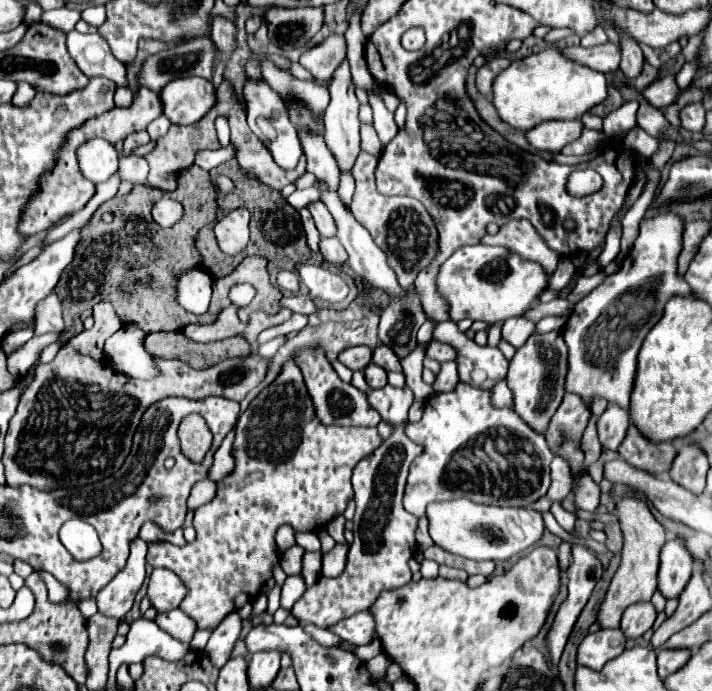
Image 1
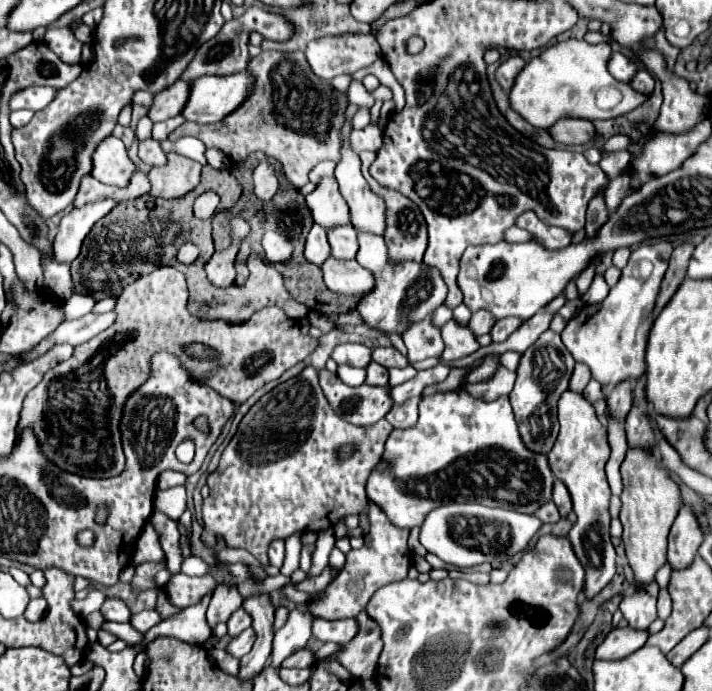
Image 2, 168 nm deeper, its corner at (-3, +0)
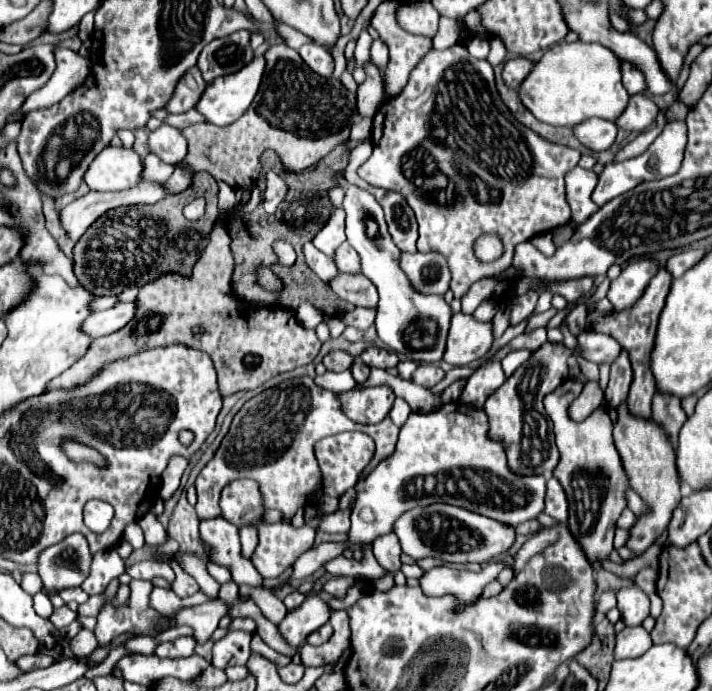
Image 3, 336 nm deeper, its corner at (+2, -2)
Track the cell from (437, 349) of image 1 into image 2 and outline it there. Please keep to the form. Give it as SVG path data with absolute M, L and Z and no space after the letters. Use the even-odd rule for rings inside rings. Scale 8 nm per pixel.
M453 319L441 327L441 337L445 343L445 351L441 355L443 361L457 361L479 349L475 335L467 327L457 325Z

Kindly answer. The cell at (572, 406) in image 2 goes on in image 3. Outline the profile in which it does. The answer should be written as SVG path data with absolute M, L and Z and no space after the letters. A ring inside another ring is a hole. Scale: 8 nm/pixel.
M566 379L562 385L546 395L544 407L552 419L552 431L556 435L556 447L560 451L560 463L554 471L554 477L564 487L570 503L568 527L586 551L588 559L592 563L598 563L598 559L606 559L614 549L612 539L616 531L616 521L626 507L626 491L630 489L630 485L612 441L612 419L608 415L608 409L600 405L582 423L576 423L568 417L568 407L580 391L580 381Z

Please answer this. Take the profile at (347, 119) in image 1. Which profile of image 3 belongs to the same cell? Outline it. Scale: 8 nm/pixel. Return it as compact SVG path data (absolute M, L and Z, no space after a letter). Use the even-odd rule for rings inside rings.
M348 185L346 199L344 199L344 211L346 211L348 243L358 251L358 255L362 259L362 273L366 273L366 277L380 291L378 315L376 315L376 321L374 321L380 341L384 345L388 345L390 349L394 349L396 353L406 355L408 359L440 361L442 355L444 355L444 349L446 349L446 335L448 335L448 327L450 327L450 315L452 315L450 305L444 301L442 295L422 295L414 287L410 287L410 279L406 279L406 273L398 265L400 251L398 251L398 247L394 245L394 241L388 233L382 207L378 205L378 201L368 191L362 191L358 187ZM390 319L394 319L394 323L390 323ZM396 319L400 319L400 325L404 325L404 327L392 327L392 325L396 325ZM416 319L428 319L428 321L434 323L434 327L436 327L434 345L414 349L414 345L404 341L404 331L412 323L416 323ZM396 329L400 329L400 331L396 331Z

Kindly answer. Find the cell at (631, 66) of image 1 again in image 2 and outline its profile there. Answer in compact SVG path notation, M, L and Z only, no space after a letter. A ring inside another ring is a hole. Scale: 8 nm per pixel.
M639 69L639 71L635 73L635 77L629 81L629 85L631 85L635 91L641 91L641 93L651 93L651 91L653 91L655 81L653 81L653 77L651 77L645 69Z

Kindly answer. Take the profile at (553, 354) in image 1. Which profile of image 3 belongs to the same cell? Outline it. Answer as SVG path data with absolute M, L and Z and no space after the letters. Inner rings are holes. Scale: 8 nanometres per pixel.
M546 343L542 349L534 351L532 359L516 369L516 373L508 377L484 405L490 423L488 435L490 439L498 439L504 445L508 467L518 475L550 475L558 465L558 449L554 435L550 435L548 429L548 415L544 411L542 399L568 377L566 361L570 355L572 351L564 345Z

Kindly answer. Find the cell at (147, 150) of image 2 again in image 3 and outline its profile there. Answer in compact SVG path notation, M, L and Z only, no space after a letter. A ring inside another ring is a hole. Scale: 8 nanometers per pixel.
M166 123L160 129L150 133L148 143L150 143L152 153L156 153L162 161L172 163L172 165L180 163L188 153L188 141L182 135L182 131Z

